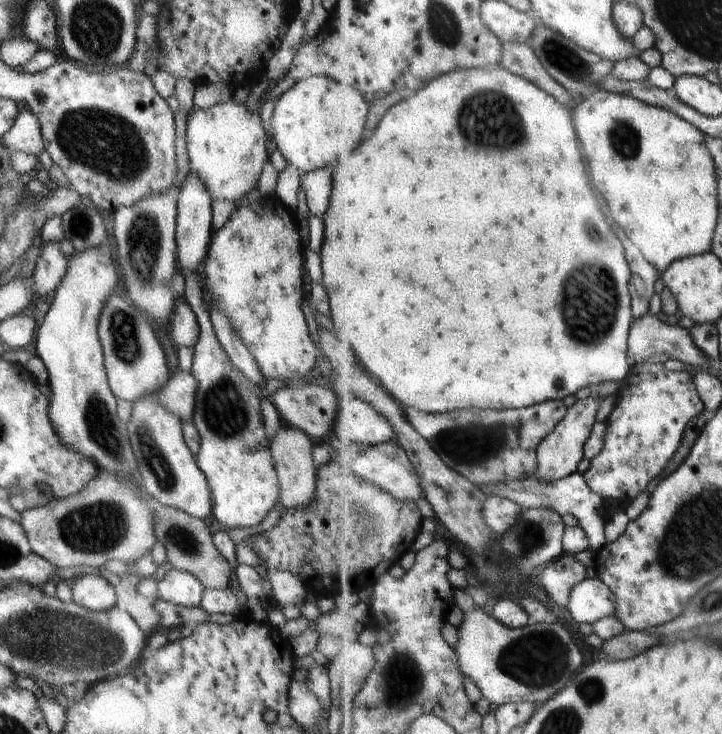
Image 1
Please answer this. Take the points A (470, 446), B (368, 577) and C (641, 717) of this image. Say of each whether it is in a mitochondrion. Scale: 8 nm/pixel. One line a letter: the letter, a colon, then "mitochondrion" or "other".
A: mitochondrion
B: other
C: other

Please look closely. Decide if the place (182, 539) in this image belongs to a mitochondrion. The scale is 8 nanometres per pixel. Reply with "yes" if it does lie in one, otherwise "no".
yes

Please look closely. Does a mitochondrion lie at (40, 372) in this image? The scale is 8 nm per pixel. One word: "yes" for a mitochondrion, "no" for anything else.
no

